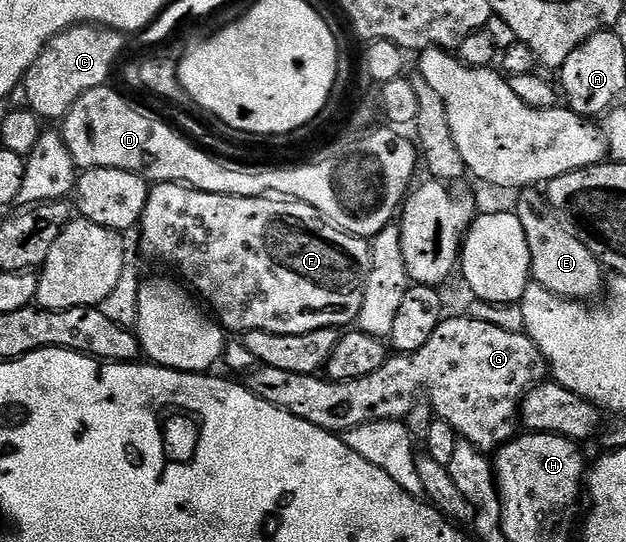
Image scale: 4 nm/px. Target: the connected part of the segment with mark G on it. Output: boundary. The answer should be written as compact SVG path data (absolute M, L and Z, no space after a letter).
M467 315L461 317L447 316L440 323L440 327L436 327L436 331L432 331L432 339L428 339L428 343L424 343L424 347L415 353L400 353L397 355L387 356L384 367L380 367L380 371L372 371L372 375L364 375L364 379L356 379L355 381L332 381L322 375L313 373L297 373L296 371L279 371L277 367L268 367L267 365L259 364L253 371L245 374L244 384L246 388L252 391L252 395L256 395L260 399L264 399L264 403L272 403L272 407L280 407L280 411L288 411L288 415L296 415L296 419L304 419L304 423L312 423L321 429L327 429L330 433L345 435L350 429L360 427L364 423L372 423L373 421L400 421L405 419L409 412L412 411L415 402L426 392L435 418L440 421L446 421L455 429L459 438L467 441L470 445L474 445L481 453L487 455L493 454L495 451L502 448L508 442L513 441L520 429L520 410L522 400L526 398L528 390L533 389L547 376L548 366L542 357L542 352L536 347L536 343L530 337L527 337L525 332L513 334L511 331L504 331L503 328L493 326L492 323L481 322L480 319L472 318Z

